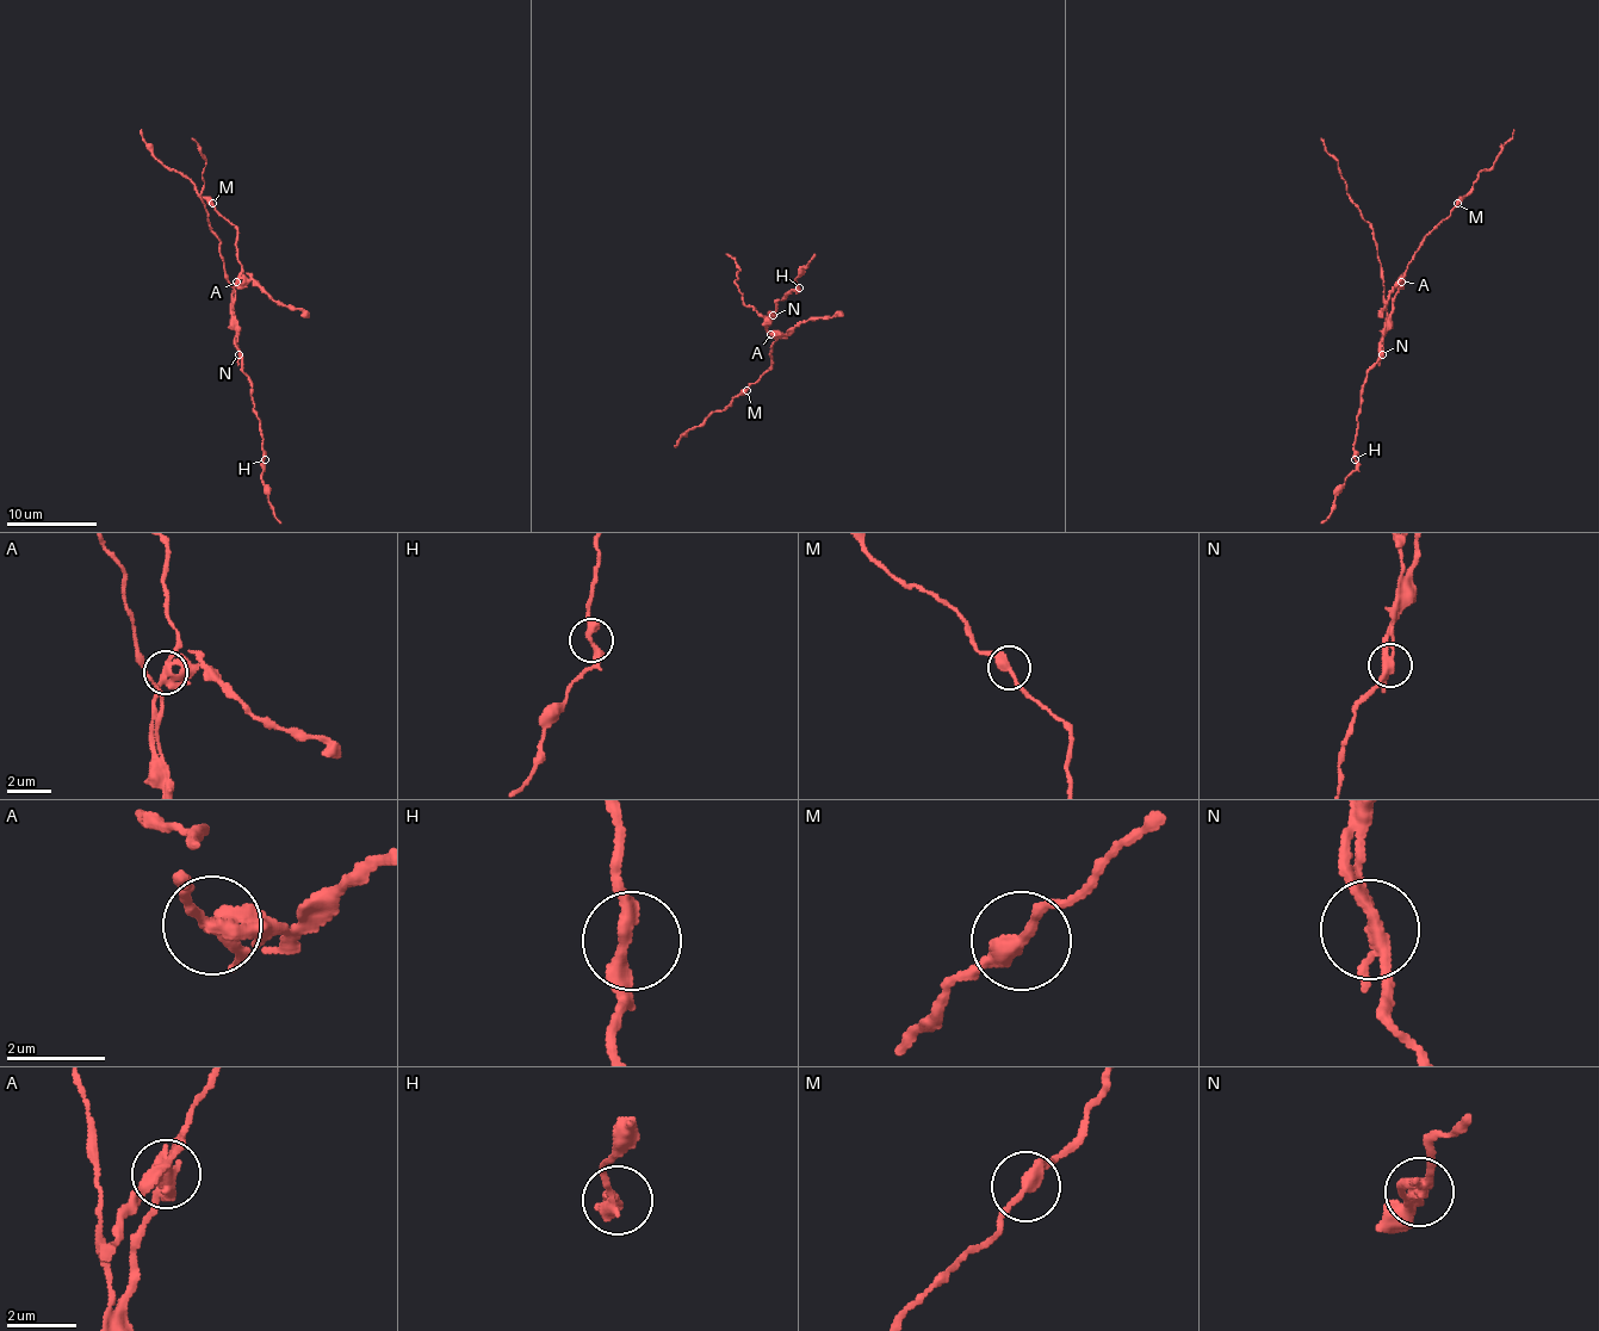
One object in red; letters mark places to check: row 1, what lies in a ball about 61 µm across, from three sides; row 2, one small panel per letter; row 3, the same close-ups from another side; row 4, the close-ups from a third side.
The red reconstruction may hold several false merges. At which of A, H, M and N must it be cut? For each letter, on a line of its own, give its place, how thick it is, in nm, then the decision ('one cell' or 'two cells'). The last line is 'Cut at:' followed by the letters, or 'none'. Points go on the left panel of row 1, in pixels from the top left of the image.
A: place (236, 282); calibre 260 nm; two cells
H: place (265, 459); calibre 280 nm; one cell
M: place (212, 203); calibre 320 nm; one cell
N: place (239, 354); calibre 240 nm; two cells
Cut at: A, N

